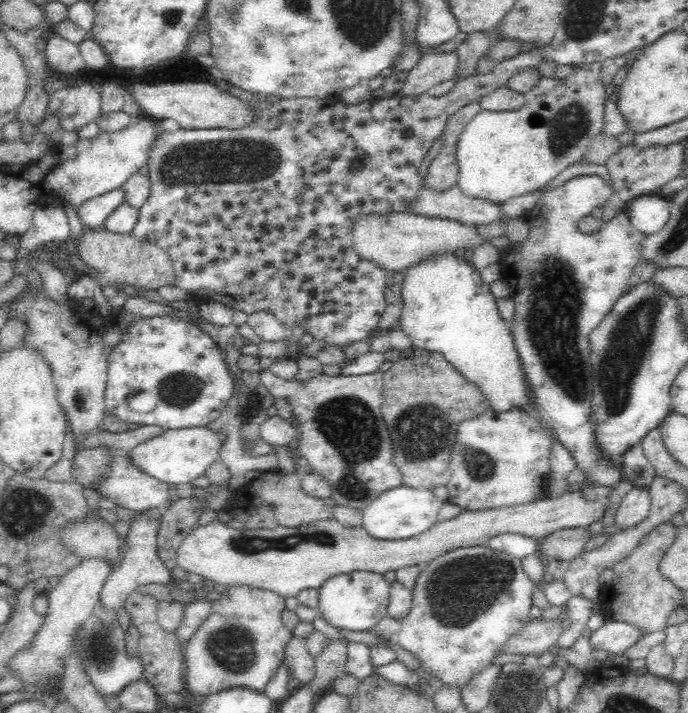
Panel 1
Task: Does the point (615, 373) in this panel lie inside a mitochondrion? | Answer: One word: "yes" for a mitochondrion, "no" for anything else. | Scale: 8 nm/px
yes

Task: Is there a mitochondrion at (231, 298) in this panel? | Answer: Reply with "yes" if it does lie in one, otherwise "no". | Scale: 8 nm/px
no

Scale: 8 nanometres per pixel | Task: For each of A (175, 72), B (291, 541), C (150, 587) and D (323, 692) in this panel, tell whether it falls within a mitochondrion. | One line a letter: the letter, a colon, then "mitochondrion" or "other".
A: other
B: mitochondrion
C: other
D: other

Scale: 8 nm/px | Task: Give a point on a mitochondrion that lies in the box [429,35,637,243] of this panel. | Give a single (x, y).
(576, 110)

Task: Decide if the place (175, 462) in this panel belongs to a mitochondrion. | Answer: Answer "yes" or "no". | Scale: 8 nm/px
no

